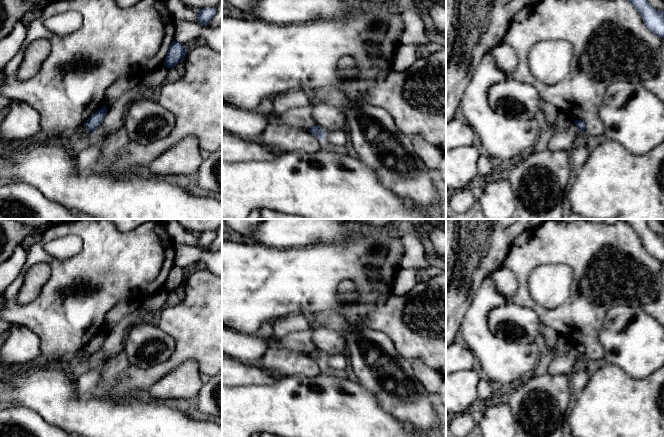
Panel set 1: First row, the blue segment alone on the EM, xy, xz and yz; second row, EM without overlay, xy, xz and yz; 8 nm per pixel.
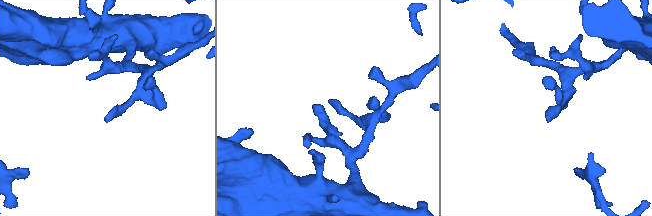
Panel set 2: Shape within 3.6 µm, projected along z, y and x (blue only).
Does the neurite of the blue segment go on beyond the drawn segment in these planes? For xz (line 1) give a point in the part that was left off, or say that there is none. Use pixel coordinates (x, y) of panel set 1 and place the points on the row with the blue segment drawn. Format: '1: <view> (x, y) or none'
1: none

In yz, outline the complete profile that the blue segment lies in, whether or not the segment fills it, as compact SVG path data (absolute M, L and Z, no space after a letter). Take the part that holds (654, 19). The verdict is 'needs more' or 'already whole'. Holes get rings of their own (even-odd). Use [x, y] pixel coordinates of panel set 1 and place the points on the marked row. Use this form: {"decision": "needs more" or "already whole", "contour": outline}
{"decision": "already whole", "contour": "M628 0L641 14L646 27L659 38L664 38L664 12L651 7L647 0Z"}

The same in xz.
{"decision": "already whole", "contour": "M314 125L308 130L312 135L324 141L325 131L317 125Z"}

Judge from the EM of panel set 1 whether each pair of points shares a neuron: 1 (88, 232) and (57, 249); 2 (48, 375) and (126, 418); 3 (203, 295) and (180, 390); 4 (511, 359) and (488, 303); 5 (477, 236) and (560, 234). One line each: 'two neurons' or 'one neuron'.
1: two neurons
2: one neuron
3: two neurons
4: one neuron
5: two neurons

